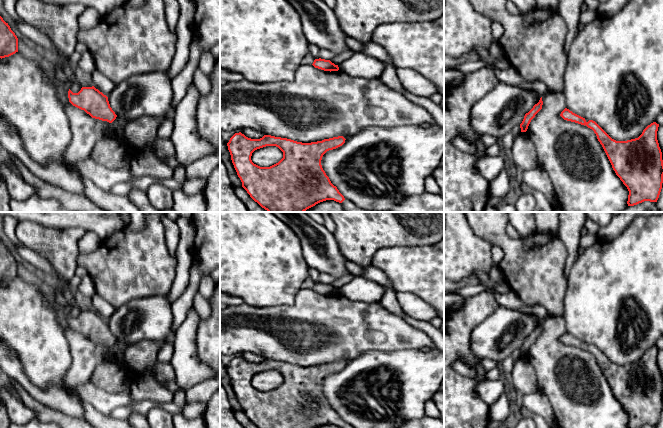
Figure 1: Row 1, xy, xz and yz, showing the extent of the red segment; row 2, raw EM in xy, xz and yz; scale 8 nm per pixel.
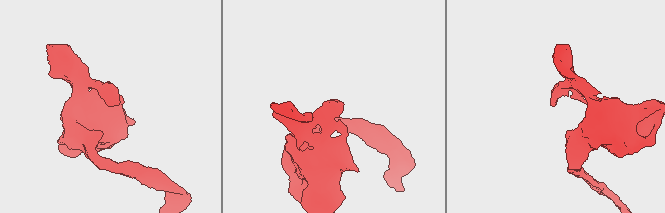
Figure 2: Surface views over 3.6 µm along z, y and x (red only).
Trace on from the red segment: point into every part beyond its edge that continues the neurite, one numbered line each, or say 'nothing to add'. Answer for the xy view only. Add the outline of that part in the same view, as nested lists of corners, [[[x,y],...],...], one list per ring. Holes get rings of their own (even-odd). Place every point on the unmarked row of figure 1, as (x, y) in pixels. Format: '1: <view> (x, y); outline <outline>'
nothing to add

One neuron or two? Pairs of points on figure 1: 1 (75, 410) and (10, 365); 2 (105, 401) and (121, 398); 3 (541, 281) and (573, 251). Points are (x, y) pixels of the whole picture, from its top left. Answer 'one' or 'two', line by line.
1: one
2: one
3: two

